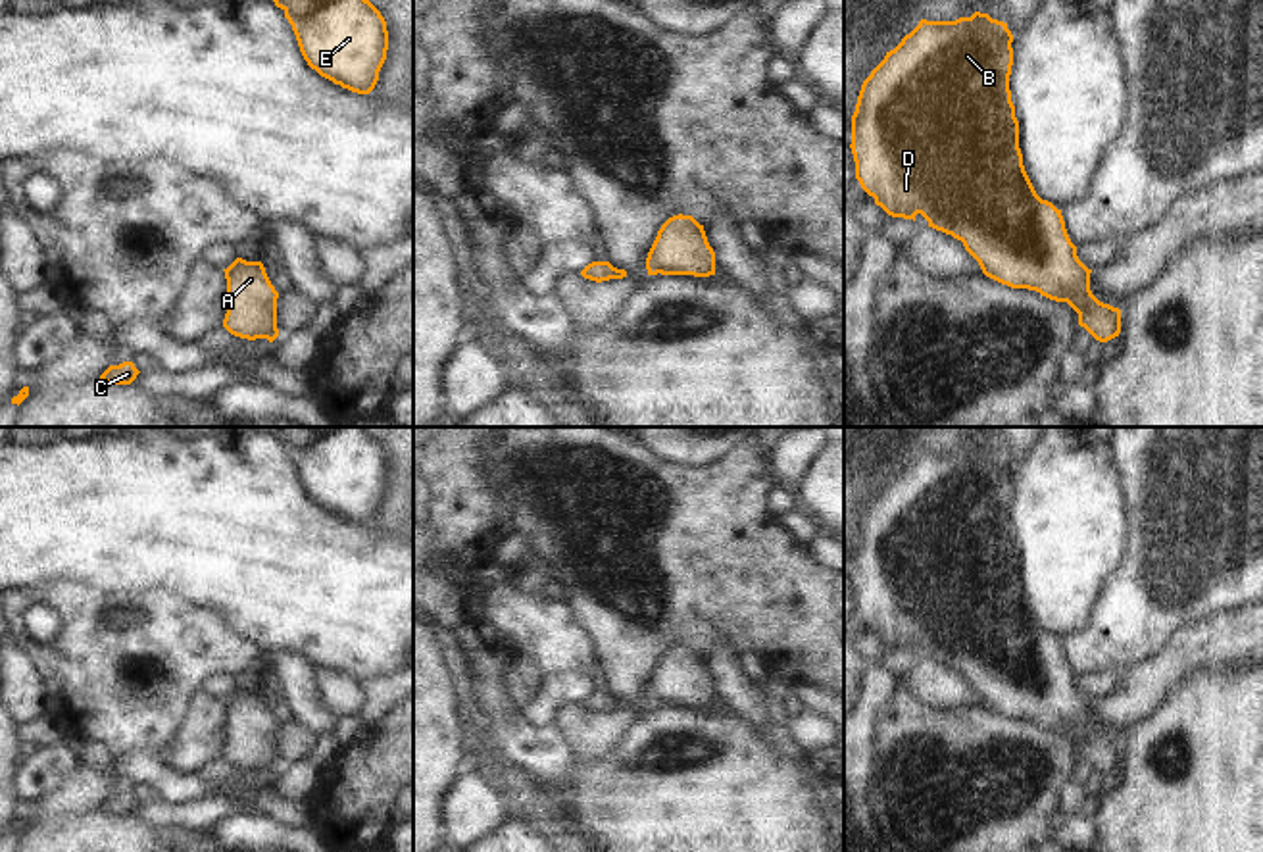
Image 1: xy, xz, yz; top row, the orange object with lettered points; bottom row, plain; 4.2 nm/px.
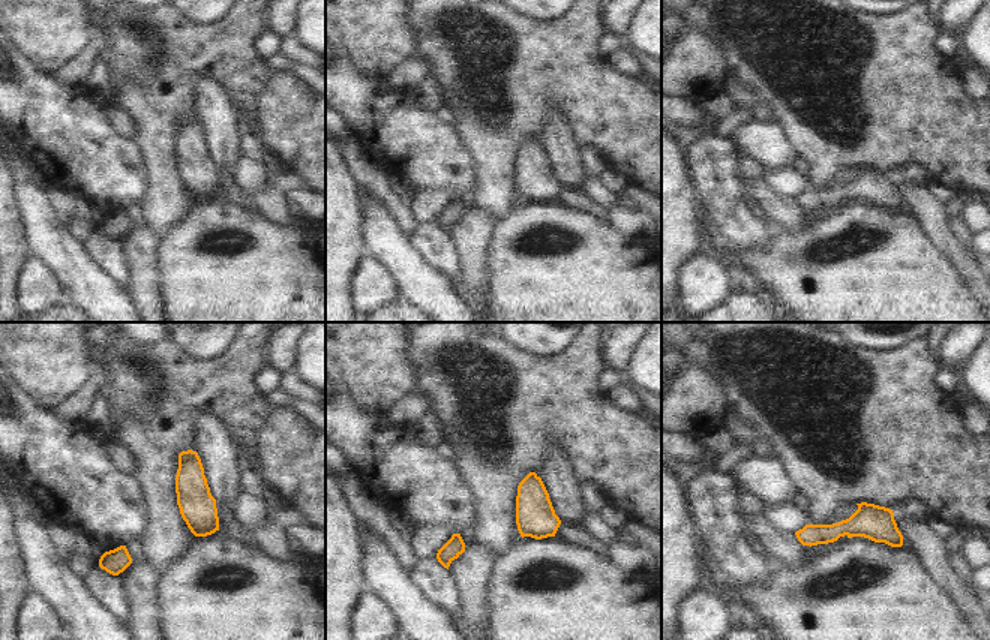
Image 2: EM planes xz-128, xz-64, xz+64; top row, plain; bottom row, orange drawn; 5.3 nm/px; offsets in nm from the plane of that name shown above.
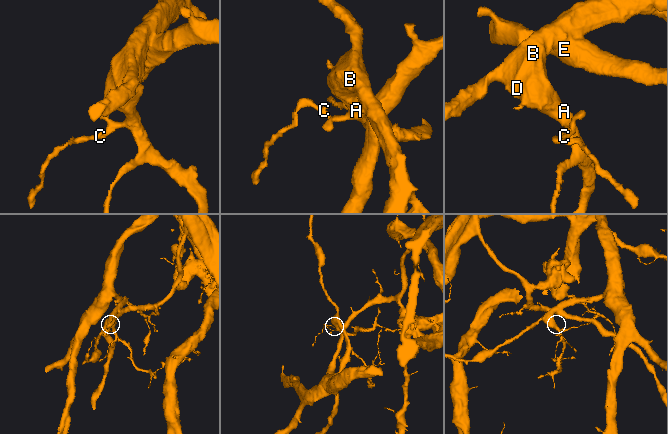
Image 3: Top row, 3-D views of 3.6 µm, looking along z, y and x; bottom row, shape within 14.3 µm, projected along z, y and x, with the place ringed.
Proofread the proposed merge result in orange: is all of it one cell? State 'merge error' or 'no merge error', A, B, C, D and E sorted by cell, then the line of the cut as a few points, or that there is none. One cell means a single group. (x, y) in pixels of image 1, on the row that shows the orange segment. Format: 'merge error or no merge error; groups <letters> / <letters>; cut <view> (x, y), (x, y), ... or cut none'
no merge error; groups A B C D E; cut none

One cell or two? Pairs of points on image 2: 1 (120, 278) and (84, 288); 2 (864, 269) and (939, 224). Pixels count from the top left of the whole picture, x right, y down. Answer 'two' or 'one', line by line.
1: two
2: two

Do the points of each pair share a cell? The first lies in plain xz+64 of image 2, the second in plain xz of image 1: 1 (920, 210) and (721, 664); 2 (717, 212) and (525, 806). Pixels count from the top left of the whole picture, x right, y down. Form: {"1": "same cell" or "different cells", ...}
{"1": "same cell", "2": "different cells"}

